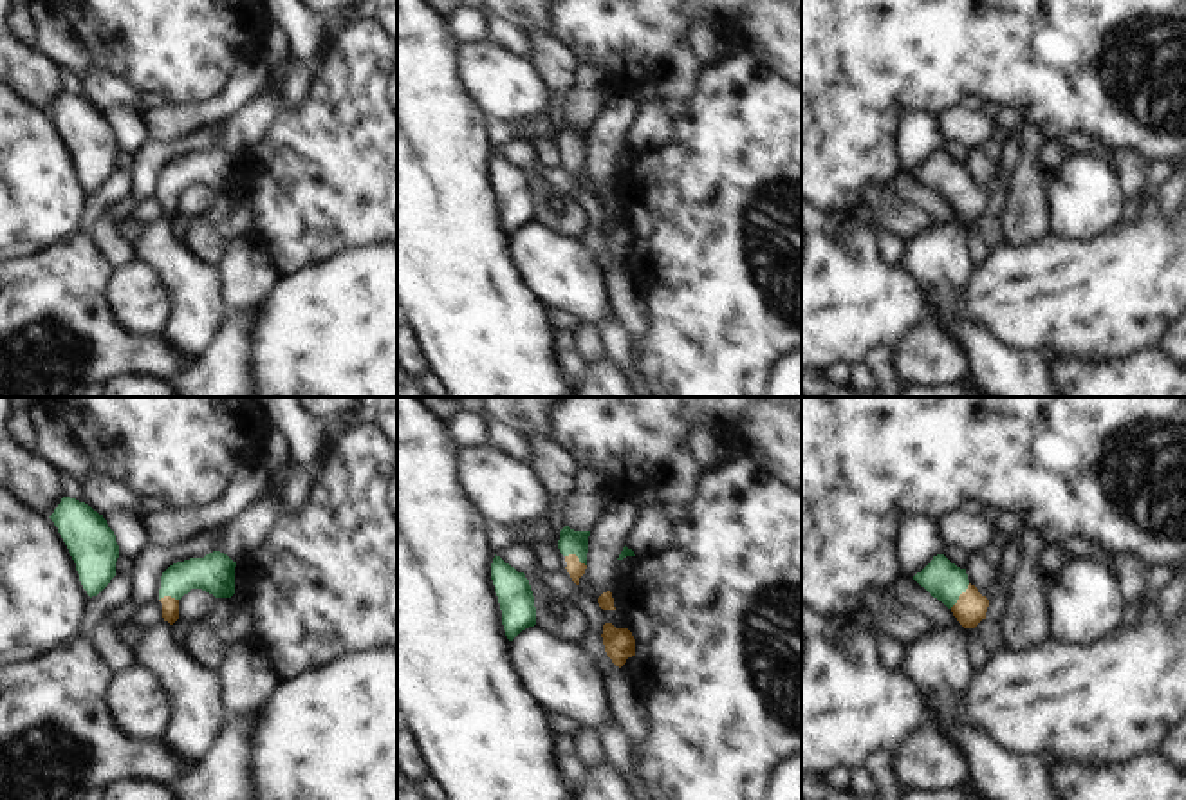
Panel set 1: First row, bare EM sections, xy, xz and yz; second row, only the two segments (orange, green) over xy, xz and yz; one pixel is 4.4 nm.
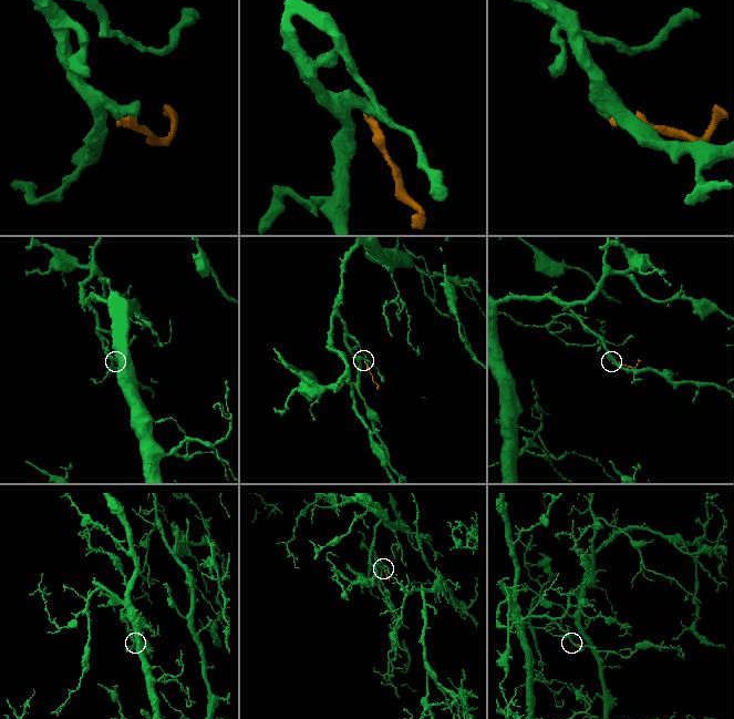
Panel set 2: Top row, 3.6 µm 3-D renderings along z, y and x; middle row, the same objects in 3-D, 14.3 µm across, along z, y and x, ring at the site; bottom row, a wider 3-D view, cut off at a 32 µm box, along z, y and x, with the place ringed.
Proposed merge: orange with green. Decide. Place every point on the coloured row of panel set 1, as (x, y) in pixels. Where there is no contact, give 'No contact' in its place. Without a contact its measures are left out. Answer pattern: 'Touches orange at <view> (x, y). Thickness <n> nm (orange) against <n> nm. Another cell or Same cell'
Touches orange at yz (959, 596). Thickness 140 nm (orange) against 170 nm. Same cell

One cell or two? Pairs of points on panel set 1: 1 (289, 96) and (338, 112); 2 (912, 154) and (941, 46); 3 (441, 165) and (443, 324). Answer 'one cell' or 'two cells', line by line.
1: two cells
2: two cells
3: one cell

